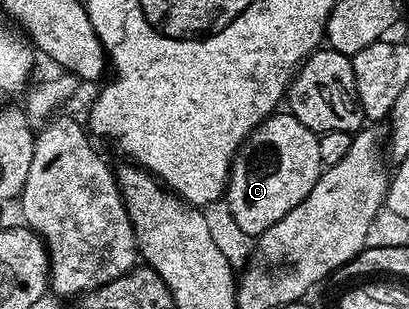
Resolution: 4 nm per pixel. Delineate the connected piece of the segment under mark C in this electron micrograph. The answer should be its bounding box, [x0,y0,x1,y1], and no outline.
[224,110,324,238]

